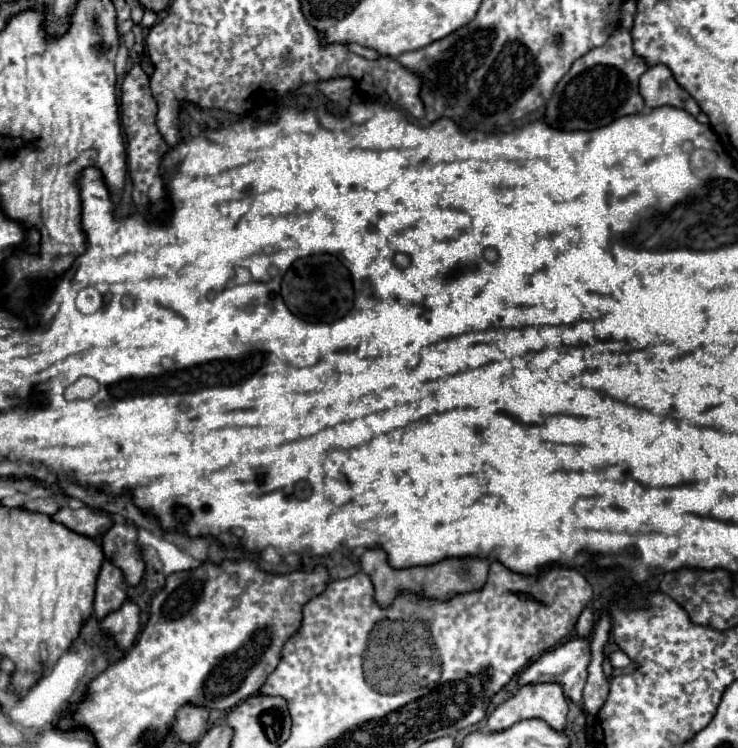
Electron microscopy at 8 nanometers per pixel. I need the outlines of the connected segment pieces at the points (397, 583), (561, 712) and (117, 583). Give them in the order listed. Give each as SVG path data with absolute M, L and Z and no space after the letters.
M366 549L362 559L360 559L362 571L368 573L374 581L376 587L376 601L380 605L390 605L392 599L400 589L410 589L416 593L424 593L426 597L436 597L436 599L448 599L456 593L466 593L474 589L482 589L488 577L488 559L478 559L478 557L450 557L442 559L434 565L418 565L418 567L406 567L406 569L394 569L388 563L388 557L382 549Z
M530 683L522 685L512 697L494 709L488 717L488 729L500 731L522 719L540 717L556 731L562 731L566 727L566 713L568 699L564 697L560 683Z
M104 559L98 583L96 583L96 599L94 599L94 613L98 619L104 619L110 611L118 609L126 599L126 581L124 573L118 565Z

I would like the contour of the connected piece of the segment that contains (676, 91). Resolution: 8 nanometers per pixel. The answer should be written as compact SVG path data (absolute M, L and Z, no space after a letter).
M654 65L640 77L640 93L648 109L670 105L676 109L684 109L694 117L700 113L698 103L676 83L672 71L666 65Z

